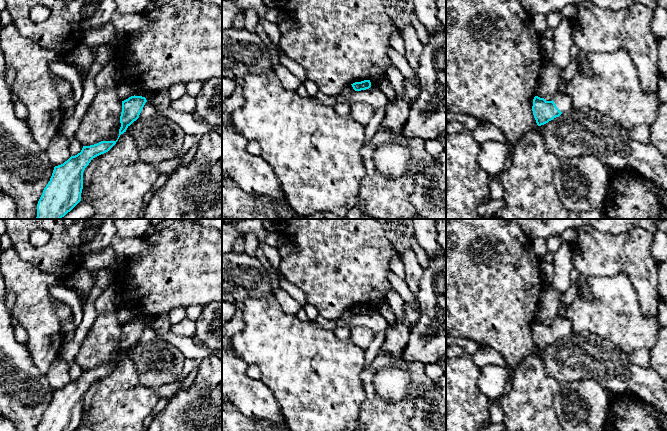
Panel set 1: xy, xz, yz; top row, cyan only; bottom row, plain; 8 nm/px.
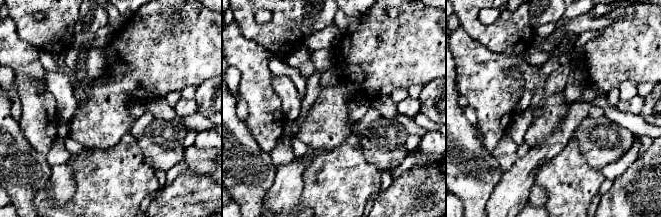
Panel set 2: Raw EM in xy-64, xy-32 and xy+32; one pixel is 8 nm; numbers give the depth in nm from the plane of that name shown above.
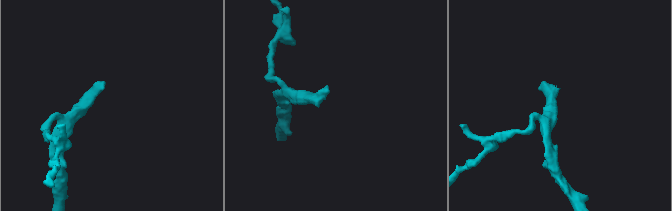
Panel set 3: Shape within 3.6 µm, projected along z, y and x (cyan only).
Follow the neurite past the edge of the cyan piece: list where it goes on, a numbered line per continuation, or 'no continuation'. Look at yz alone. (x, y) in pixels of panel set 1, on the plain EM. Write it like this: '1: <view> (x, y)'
1: yz (562, 324)

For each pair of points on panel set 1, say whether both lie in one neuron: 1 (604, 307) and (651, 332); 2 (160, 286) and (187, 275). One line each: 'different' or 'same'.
1: same
2: same

